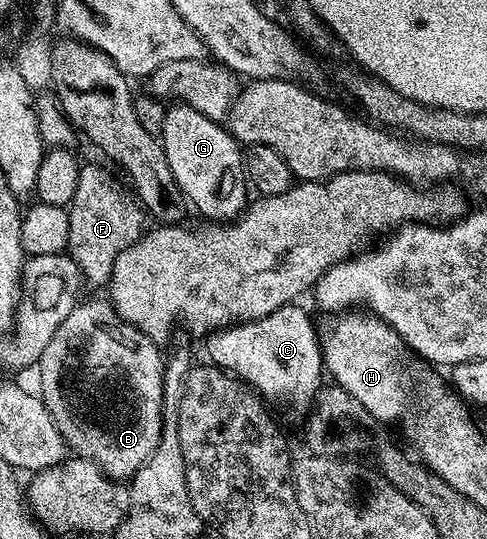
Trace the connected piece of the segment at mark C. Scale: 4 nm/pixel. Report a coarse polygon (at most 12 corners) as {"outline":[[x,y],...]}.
{"outline":[[299,304],[224,326],[210,365],[306,407],[324,385],[319,330]]}

